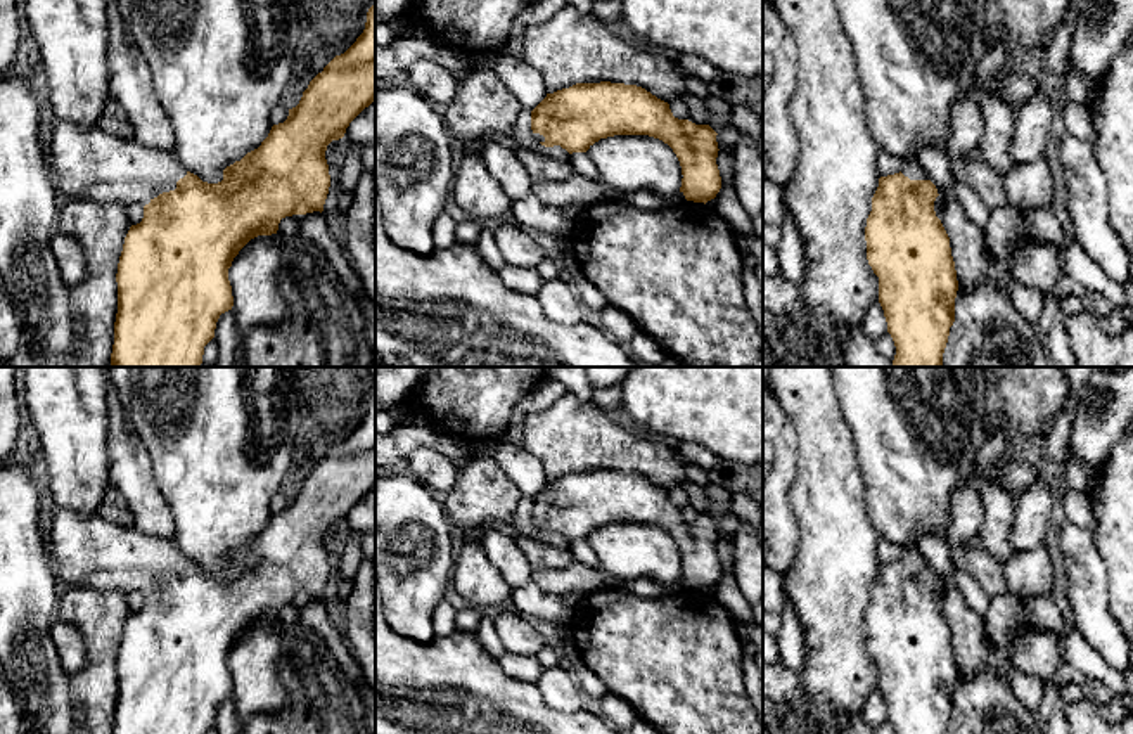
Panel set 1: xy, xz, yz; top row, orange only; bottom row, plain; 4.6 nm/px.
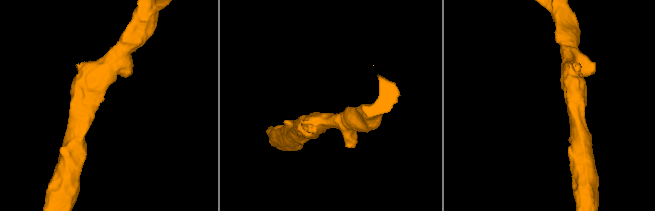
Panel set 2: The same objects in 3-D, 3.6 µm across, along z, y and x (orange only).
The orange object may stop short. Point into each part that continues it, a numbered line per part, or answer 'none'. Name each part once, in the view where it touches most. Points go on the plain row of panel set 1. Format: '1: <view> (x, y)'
1: xy (89, 551)

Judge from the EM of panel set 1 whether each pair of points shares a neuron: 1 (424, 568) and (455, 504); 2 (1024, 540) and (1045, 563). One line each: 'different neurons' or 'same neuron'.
1: different neurons
2: different neurons

